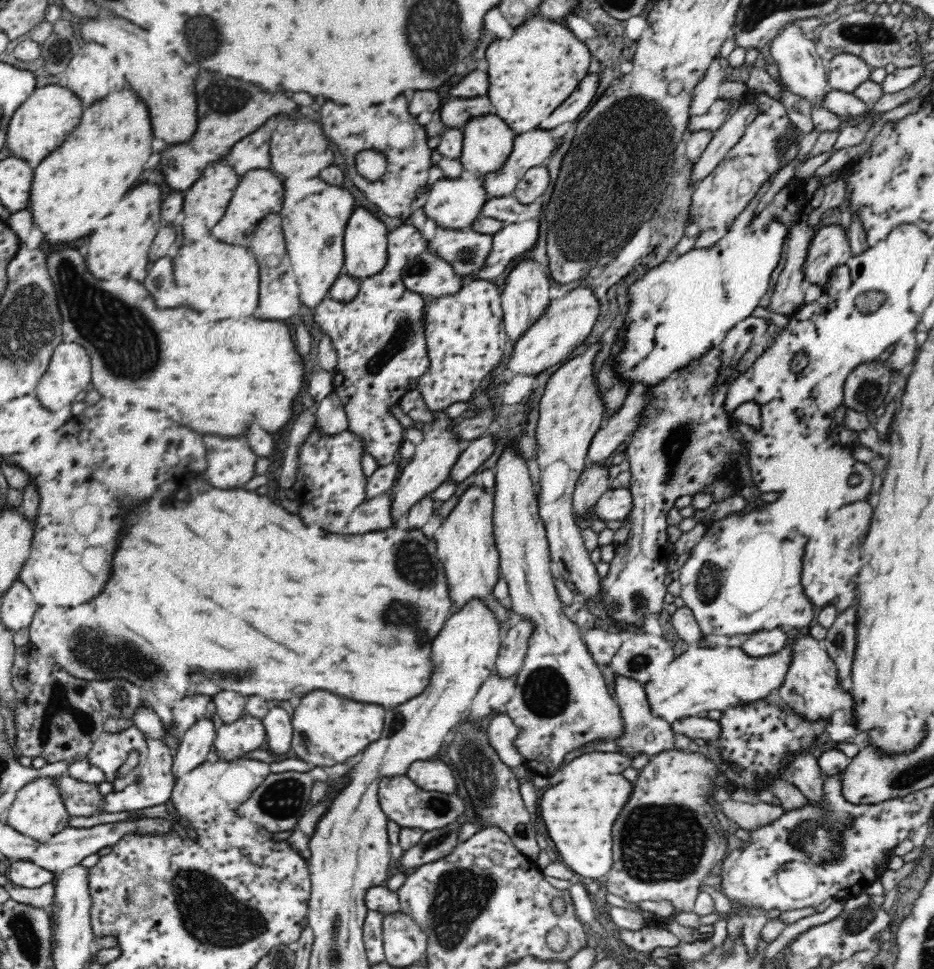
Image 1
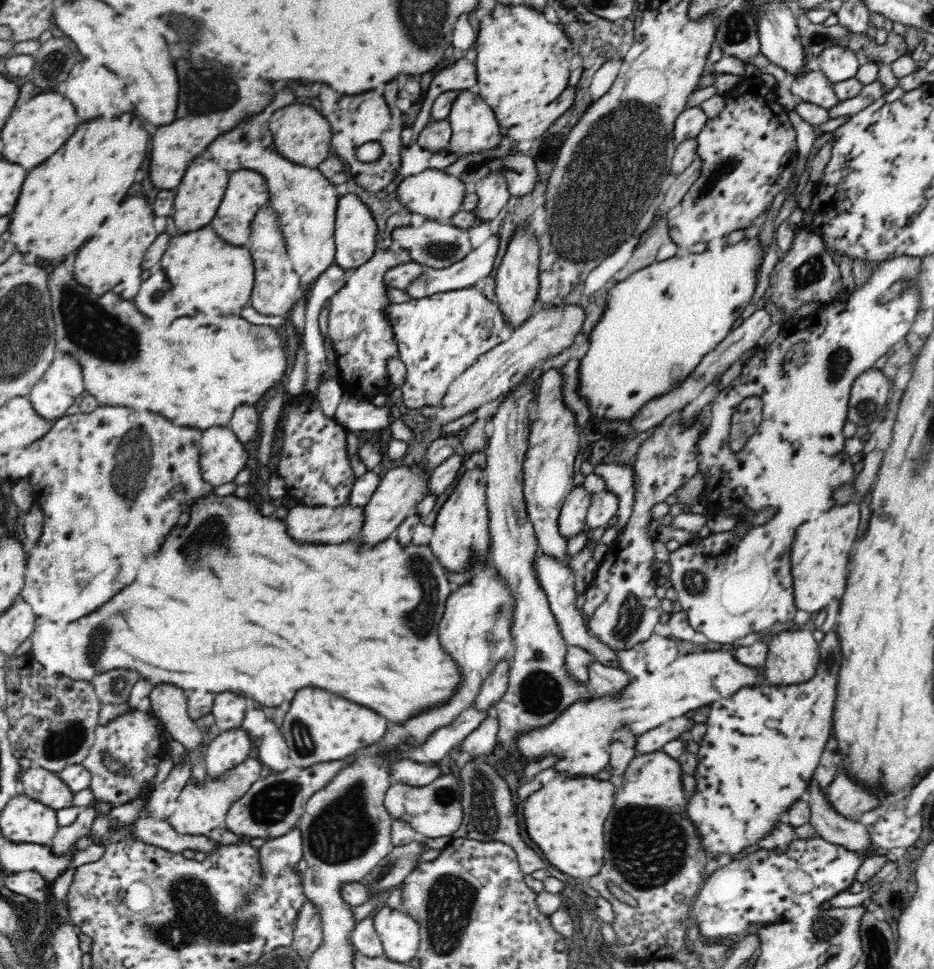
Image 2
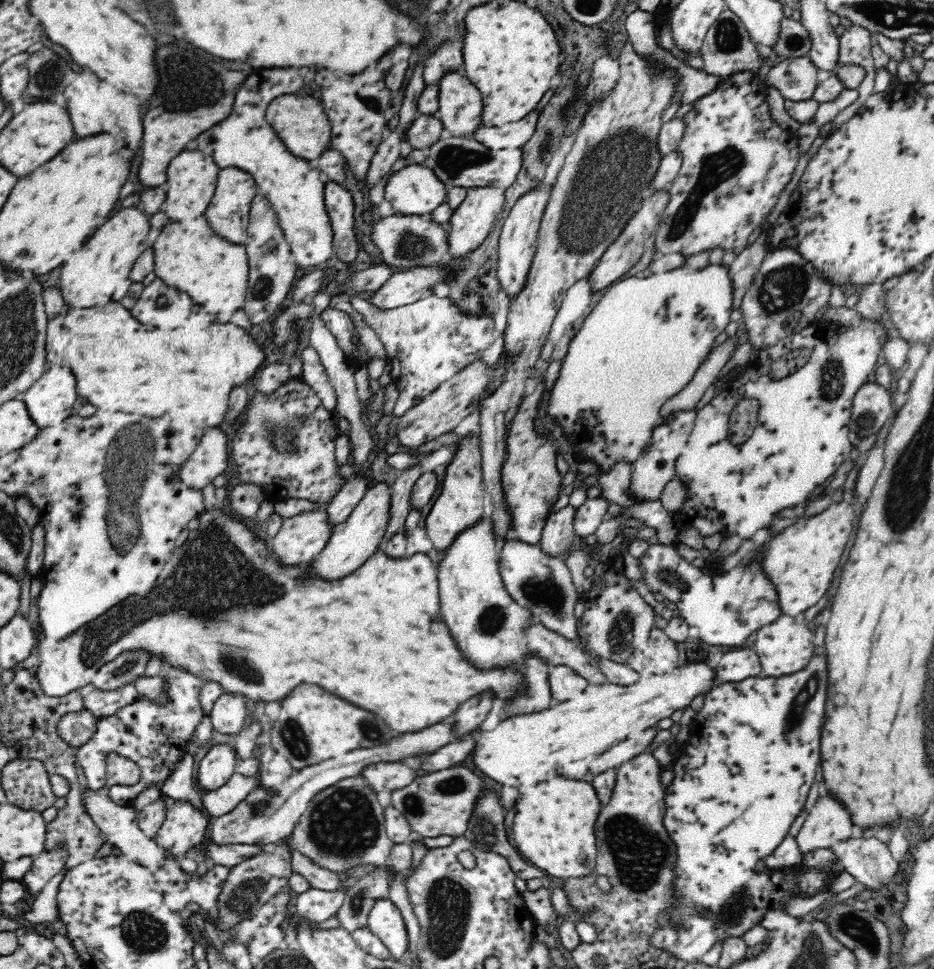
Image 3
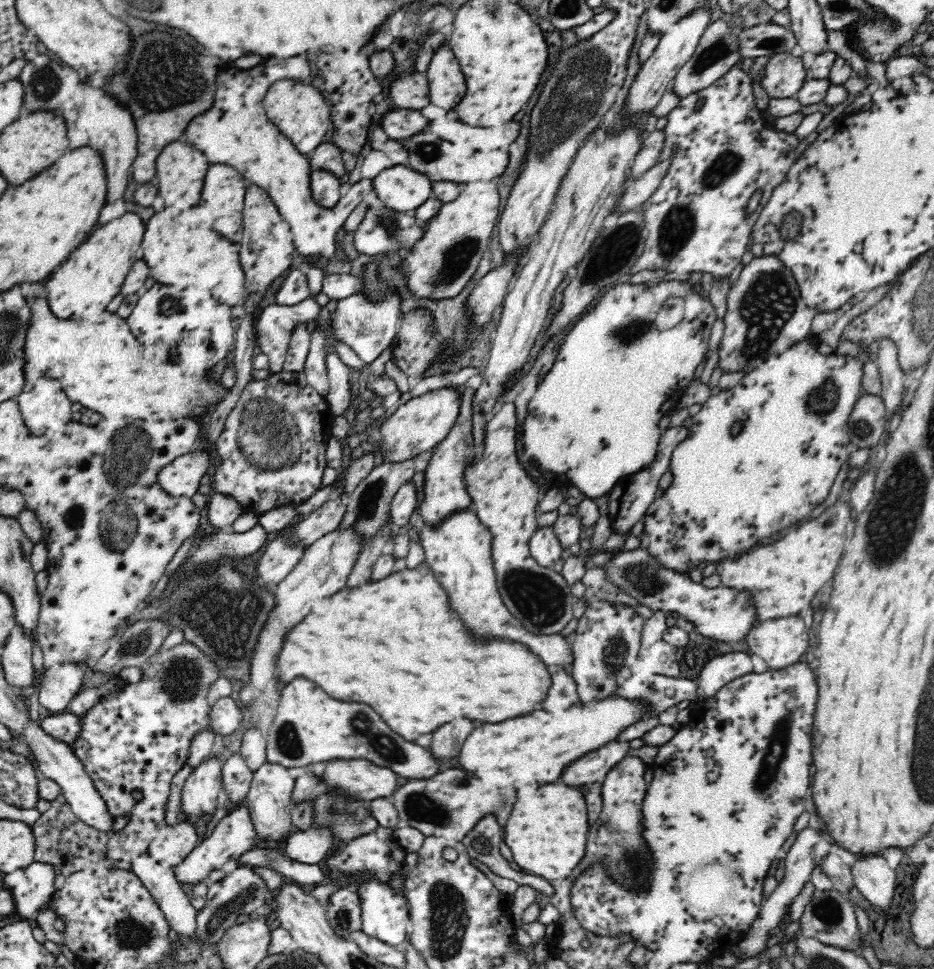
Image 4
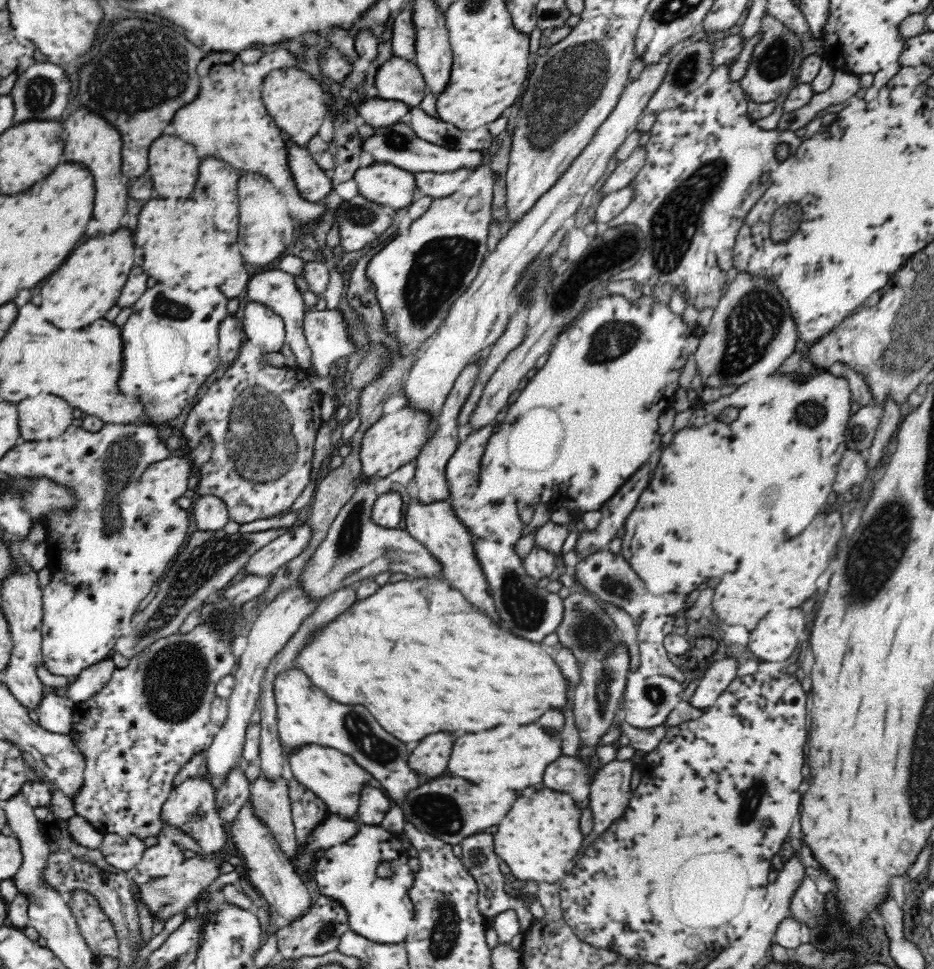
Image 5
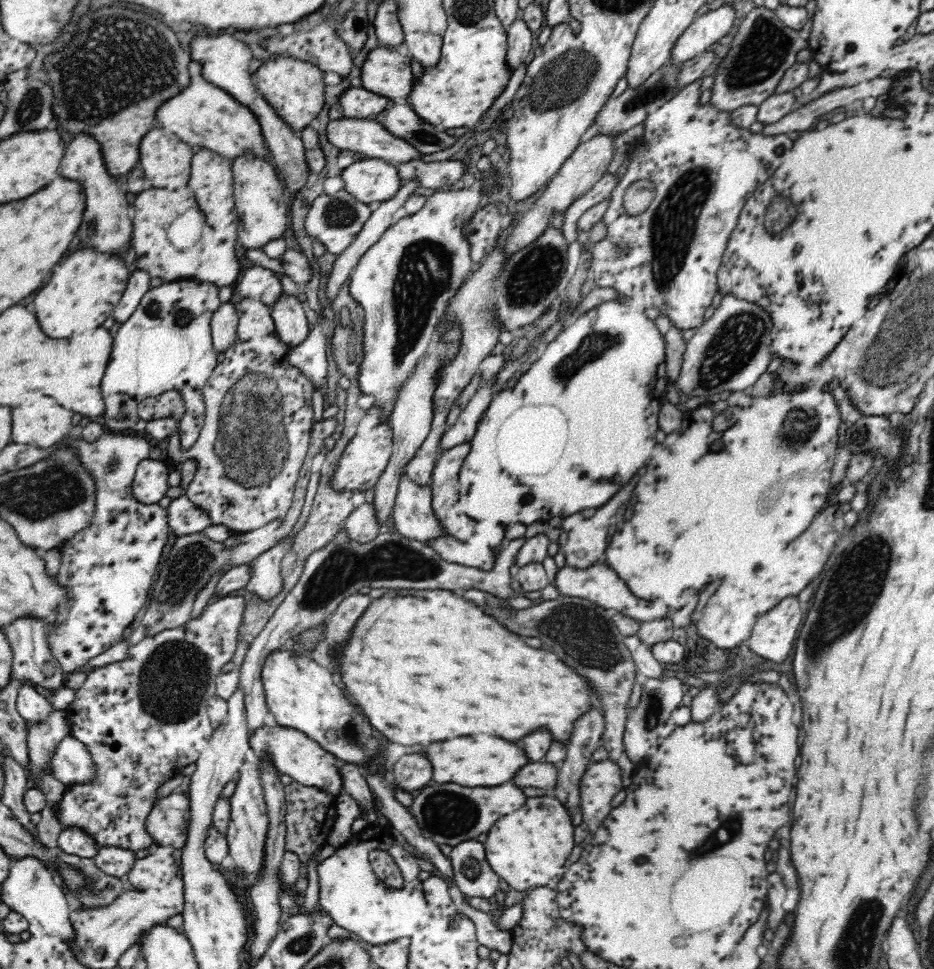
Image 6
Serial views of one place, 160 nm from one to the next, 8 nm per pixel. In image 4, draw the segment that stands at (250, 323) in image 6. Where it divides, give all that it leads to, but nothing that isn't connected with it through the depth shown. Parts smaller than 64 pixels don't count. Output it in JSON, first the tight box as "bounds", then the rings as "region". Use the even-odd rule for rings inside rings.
{"bounds":[254,296,321,373],"region":[[[311,296],[296,306],[279,306],[270,304],[254,316],[254,333],[256,346],[260,352],[269,356],[270,373],[280,372],[289,347],[294,328],[302,322],[307,323],[320,316],[321,307]]]}

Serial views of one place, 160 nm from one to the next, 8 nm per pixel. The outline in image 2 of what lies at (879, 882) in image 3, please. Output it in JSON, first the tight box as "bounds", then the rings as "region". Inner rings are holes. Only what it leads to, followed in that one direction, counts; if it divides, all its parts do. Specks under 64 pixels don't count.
{"bounds":[808,781,898,862],"region":[[[812,781],[809,786],[812,790],[811,817],[808,829],[822,837],[826,842],[840,845],[846,851],[856,853],[862,857],[862,862],[871,856],[880,855],[886,857],[886,862],[896,862],[898,855],[871,846],[871,836],[860,821],[850,821],[842,815],[838,815],[828,801],[824,799],[822,790],[818,789],[816,782]]]}

